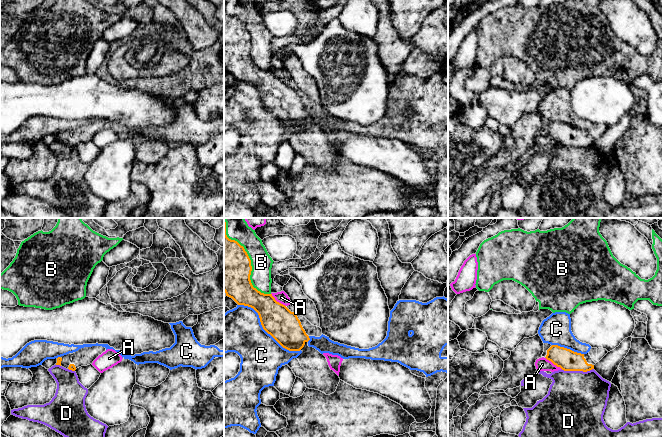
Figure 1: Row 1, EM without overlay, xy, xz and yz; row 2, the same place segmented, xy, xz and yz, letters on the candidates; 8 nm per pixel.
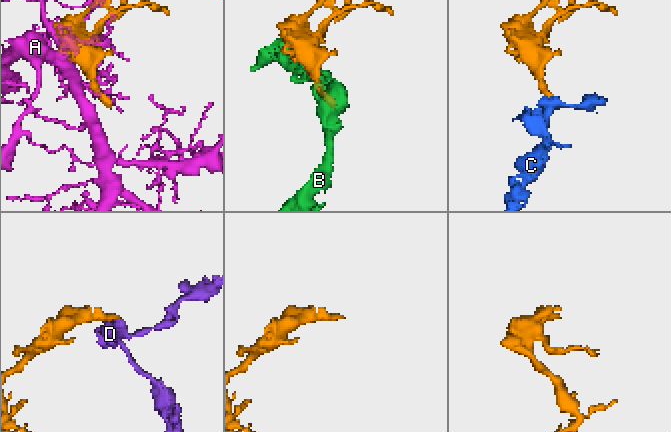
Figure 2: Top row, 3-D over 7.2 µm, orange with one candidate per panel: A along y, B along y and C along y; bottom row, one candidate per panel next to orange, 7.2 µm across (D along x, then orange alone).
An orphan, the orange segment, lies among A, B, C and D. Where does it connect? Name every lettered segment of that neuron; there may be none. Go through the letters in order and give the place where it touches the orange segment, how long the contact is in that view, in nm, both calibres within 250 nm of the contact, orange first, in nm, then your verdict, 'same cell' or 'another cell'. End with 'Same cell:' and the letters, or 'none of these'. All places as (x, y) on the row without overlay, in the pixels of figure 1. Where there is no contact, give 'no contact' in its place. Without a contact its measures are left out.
A: xz (276, 77) | 160 nm | 260/90 nm | another cell
B: xz (250, 37) | 650 nm | 420/170 nm | another cell
C: xz (265, 106) | 650 nm | 260/360 nm | another cell
D: yz (577, 146) | 260 nm | 170/480 nm | another cell
Same cell: none of these

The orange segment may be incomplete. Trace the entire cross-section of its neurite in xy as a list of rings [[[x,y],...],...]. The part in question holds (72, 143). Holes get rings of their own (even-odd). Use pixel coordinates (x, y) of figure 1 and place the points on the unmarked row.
[[[102,122],[84,123],[73,130],[58,133],[56,141],[75,147],[81,142],[92,140],[93,137],[105,127],[106,124]]]

